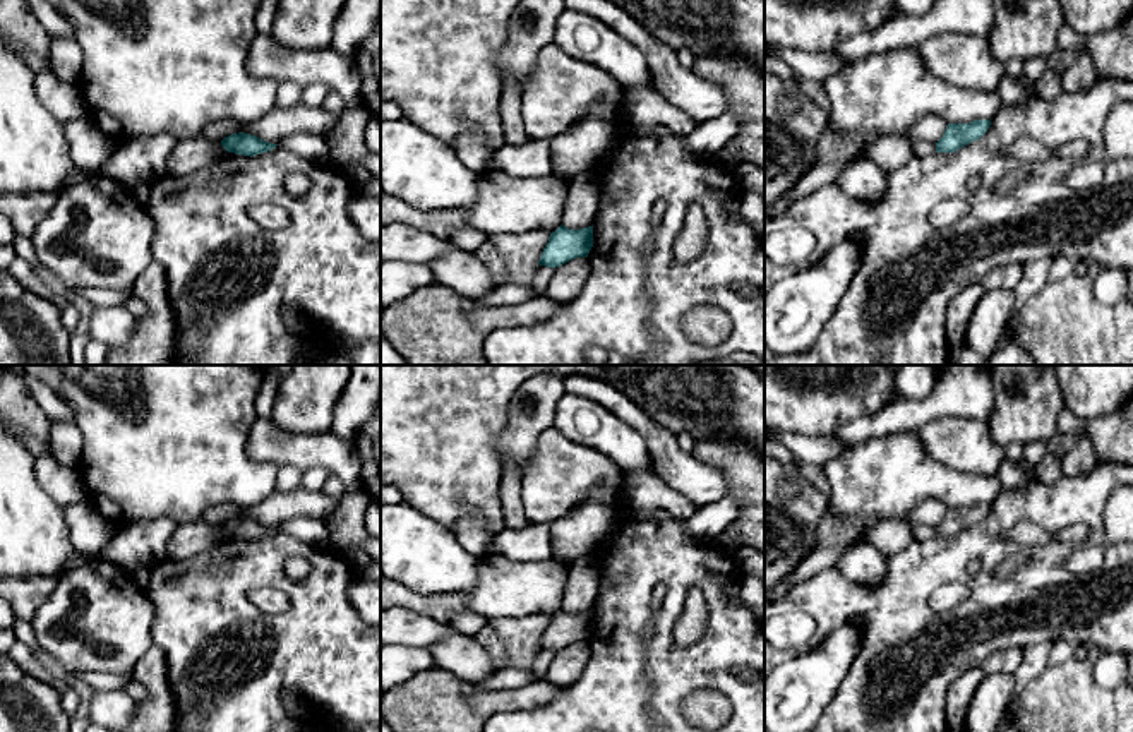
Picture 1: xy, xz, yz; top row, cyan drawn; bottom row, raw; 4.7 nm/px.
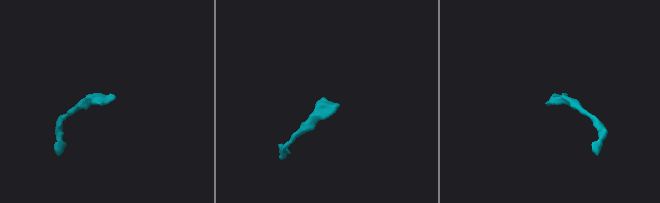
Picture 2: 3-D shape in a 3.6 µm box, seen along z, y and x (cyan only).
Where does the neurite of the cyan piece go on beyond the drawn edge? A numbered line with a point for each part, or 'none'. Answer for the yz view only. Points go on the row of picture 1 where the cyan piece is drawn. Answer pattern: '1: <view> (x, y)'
1: yz (921, 148)

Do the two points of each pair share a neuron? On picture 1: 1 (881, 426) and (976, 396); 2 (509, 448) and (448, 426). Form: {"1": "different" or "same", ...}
{"1": "same", "2": "different"}

